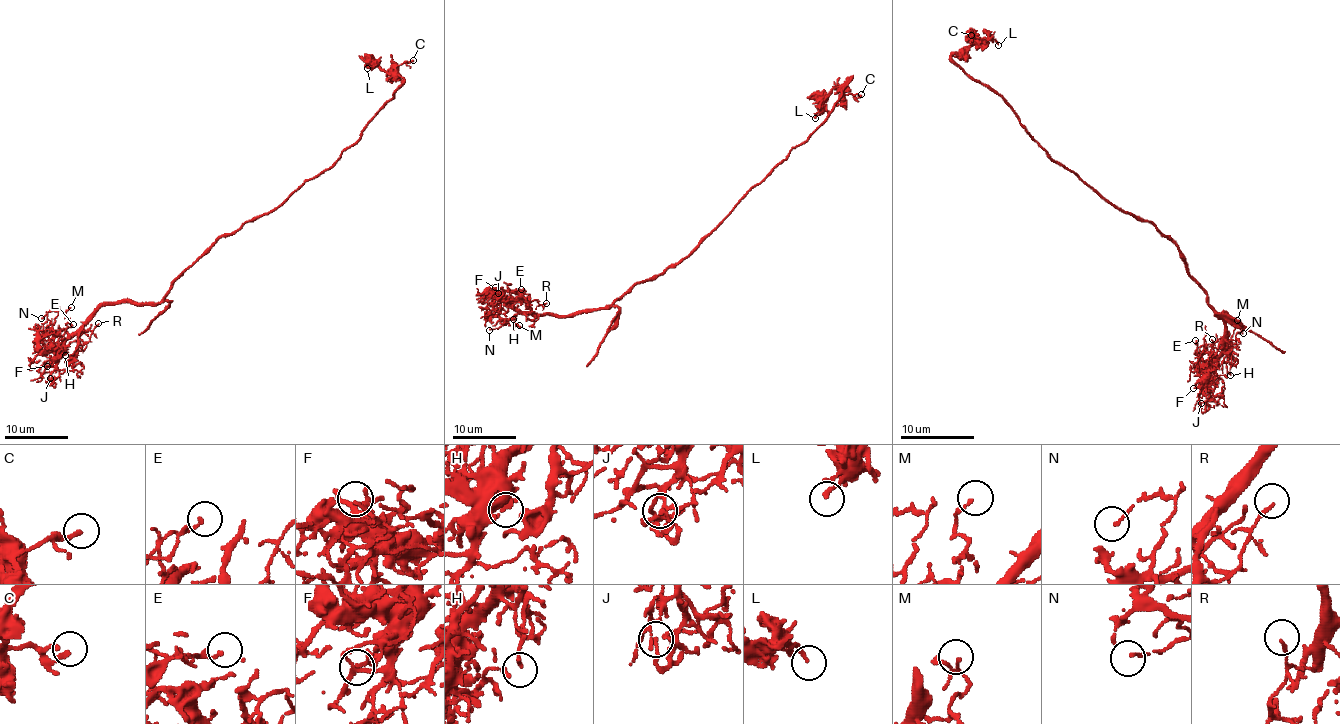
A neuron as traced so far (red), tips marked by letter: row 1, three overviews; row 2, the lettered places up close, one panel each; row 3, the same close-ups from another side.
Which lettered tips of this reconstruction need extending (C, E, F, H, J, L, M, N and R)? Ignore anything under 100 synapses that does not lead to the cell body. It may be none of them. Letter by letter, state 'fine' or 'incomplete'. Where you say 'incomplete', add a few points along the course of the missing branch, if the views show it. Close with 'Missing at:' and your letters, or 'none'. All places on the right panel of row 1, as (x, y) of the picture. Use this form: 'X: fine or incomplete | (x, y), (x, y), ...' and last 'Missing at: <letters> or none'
C: fine
E: fine
F: fine
H: fine
J: fine
L: fine
M: fine
N: fine
R: fine
Missing at: none

